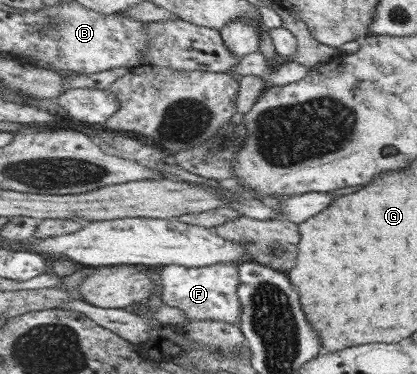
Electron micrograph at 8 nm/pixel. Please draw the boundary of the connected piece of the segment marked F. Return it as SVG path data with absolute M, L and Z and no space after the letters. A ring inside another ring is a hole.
M220 264L204 268L165 266L161 268L162 299L168 307L183 311L189 320L219 320L240 326L243 306L239 297L241 279L238 268L238 264Z

